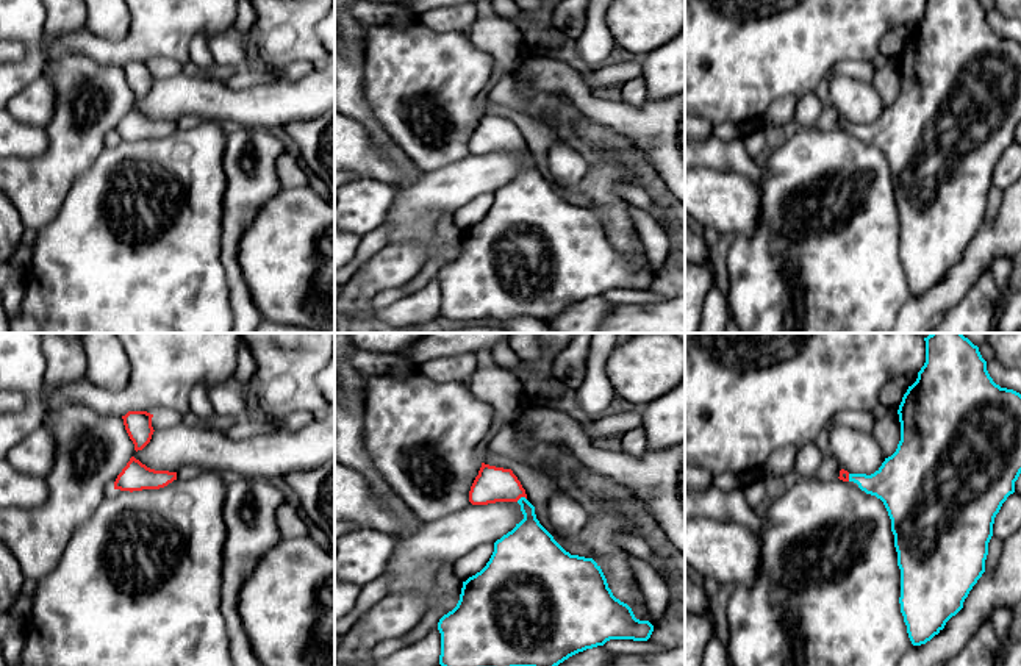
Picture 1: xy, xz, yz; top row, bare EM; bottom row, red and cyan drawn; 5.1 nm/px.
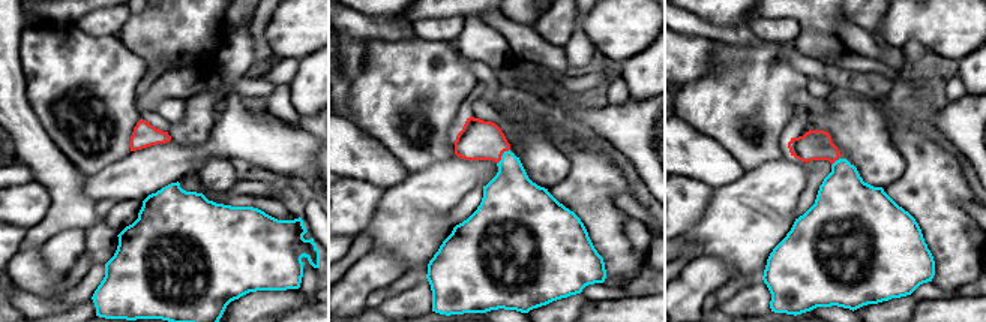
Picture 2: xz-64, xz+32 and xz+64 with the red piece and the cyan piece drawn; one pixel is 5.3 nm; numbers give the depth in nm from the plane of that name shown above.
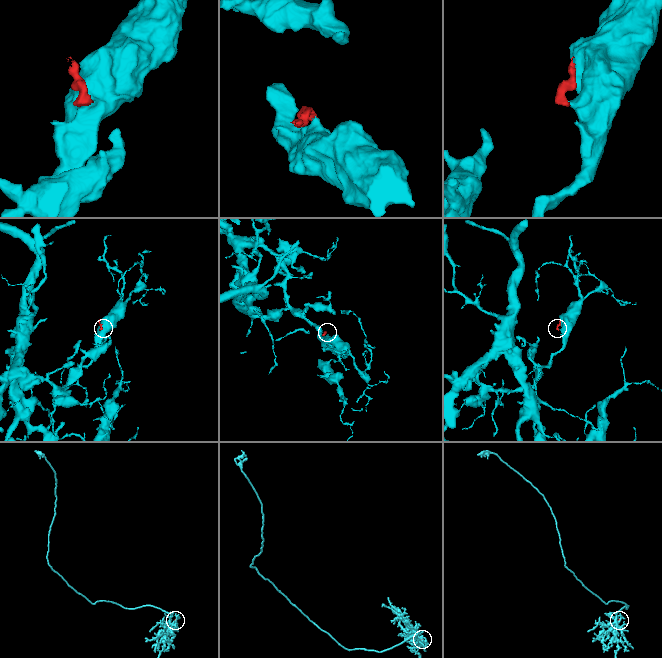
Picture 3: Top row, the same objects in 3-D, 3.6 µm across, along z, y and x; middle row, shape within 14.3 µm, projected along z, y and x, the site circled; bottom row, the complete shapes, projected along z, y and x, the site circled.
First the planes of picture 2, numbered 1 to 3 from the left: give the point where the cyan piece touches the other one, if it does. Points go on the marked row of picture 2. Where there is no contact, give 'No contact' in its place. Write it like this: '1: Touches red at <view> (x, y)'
1: No contact
2: Touches red at xz+32 (502, 155)
3: Touches red at xz+64 (835, 160)

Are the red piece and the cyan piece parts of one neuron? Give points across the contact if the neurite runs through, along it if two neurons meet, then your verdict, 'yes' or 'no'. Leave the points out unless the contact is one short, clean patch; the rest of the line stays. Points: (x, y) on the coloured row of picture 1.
across xz (491, 485), (502, 485), (521, 496), (529, 512), (529, 543) | yes

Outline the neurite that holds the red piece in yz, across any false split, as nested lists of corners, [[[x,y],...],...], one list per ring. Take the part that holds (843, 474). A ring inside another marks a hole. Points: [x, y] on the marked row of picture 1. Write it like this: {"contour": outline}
{"contour": [[[930,333],[924,341],[926,363],[897,410],[901,441],[896,452],[871,475],[841,469],[838,477],[880,499],[888,511],[901,569],[901,613],[913,646],[930,641],[963,608],[985,572],[994,517],[1015,492],[1021,474],[1021,394],[993,381],[979,347],[962,333]]]}

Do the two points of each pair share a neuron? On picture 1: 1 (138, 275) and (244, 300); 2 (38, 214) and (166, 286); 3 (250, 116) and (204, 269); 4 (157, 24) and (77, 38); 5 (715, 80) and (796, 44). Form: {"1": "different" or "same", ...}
{"1": "different", "2": "different", "3": "different", "4": "same", "5": "same"}

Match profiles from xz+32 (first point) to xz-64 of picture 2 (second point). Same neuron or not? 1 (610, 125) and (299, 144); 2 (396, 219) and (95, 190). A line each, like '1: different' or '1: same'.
1: different
2: same

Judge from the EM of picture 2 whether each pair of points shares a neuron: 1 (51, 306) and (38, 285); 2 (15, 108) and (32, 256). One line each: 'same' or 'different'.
1: different
2: different

